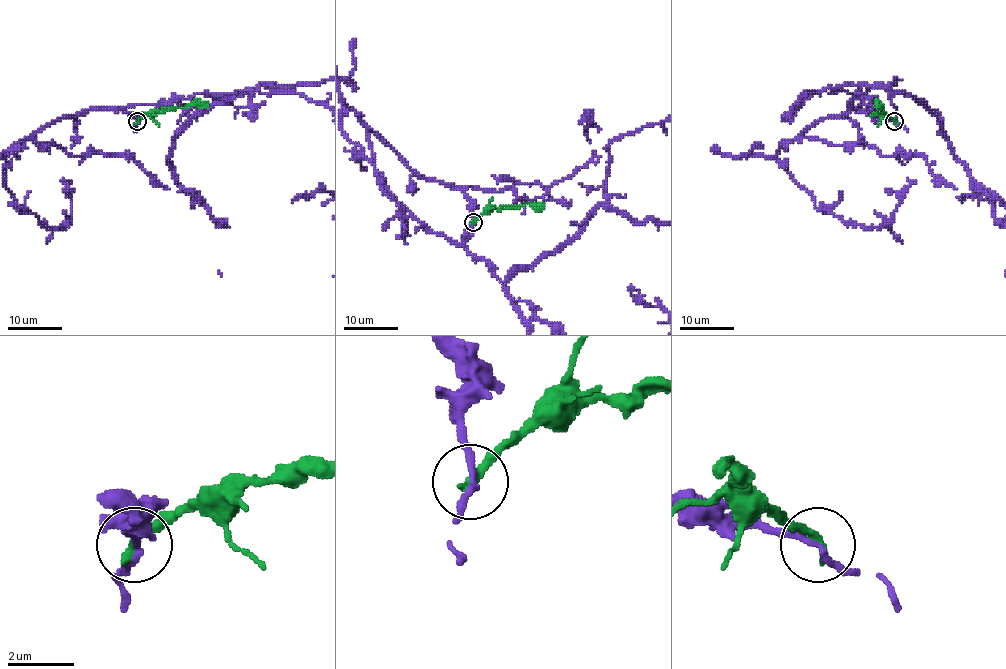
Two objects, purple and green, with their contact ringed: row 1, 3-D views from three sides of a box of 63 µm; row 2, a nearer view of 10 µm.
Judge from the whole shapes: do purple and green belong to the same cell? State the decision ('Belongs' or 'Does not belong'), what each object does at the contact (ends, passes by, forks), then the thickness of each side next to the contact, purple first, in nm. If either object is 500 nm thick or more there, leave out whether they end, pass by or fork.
Does not belong. At the ring purple passes by. At the ring green ends. Thickness 200 nm (purple) against 300 nm

